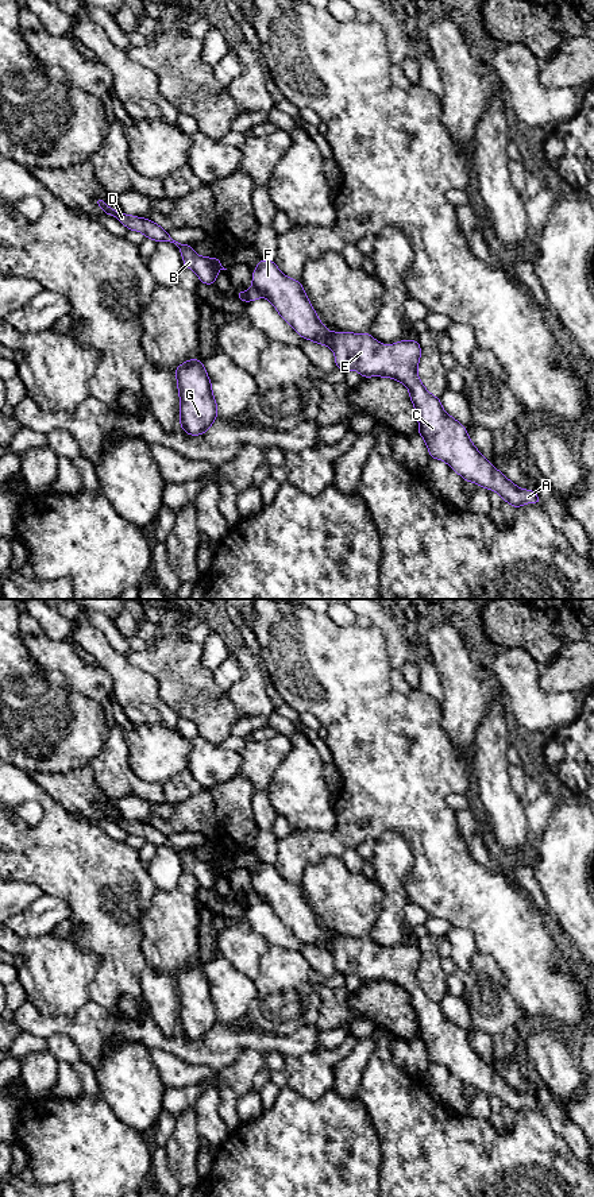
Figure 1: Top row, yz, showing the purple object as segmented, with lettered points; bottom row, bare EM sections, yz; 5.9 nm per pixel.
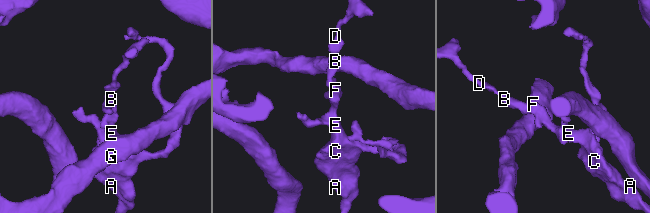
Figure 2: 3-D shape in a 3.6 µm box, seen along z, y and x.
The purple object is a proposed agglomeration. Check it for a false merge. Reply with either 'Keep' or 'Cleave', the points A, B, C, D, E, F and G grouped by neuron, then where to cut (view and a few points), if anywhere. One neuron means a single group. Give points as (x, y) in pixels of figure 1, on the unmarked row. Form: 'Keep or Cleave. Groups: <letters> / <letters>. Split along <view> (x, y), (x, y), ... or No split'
Cleave. Groups: A C E F G / B D. Split along yz (253, 888), (265, 900)

